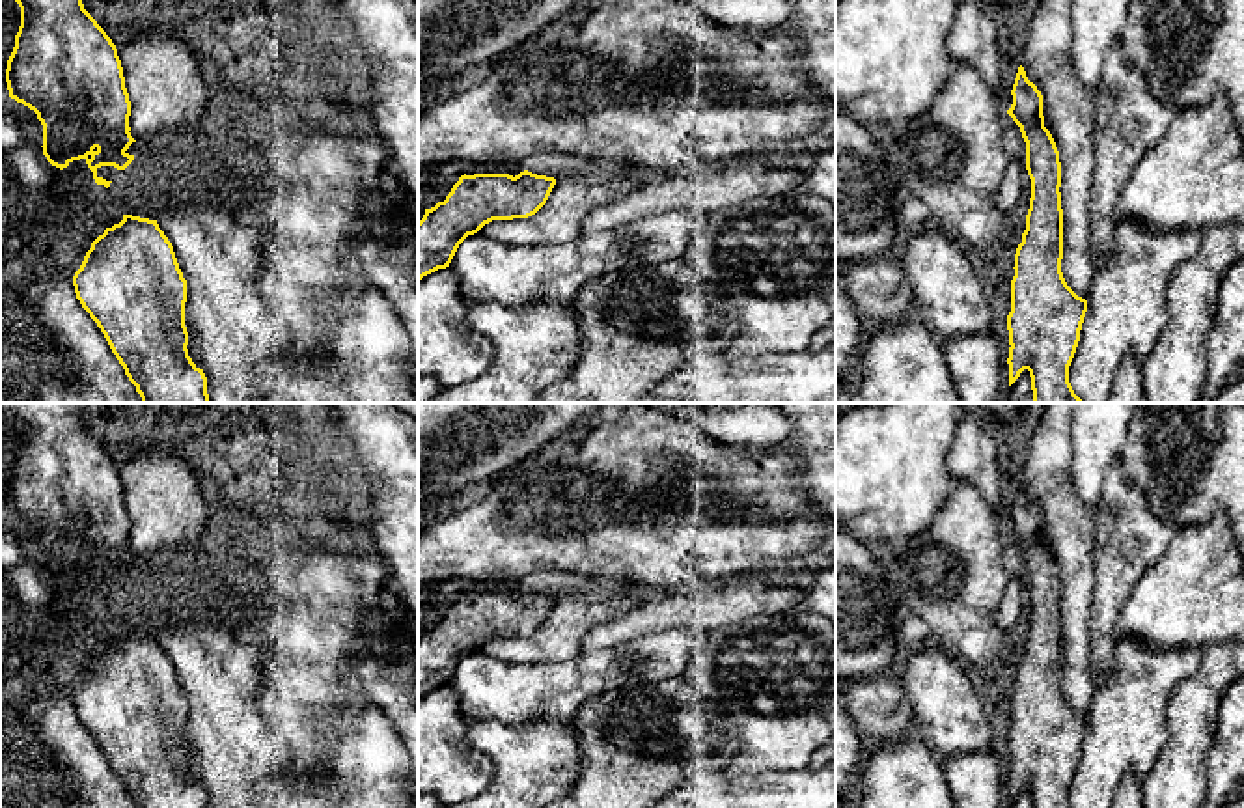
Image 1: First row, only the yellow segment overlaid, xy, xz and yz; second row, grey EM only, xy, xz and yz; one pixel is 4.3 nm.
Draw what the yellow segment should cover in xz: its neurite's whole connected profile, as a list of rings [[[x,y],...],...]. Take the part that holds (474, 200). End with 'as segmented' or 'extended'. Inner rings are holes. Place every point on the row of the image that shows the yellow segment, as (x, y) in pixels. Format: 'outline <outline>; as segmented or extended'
outline [[[528,170],[518,175],[461,175],[444,202],[418,222],[418,280],[449,267],[459,244],[492,220],[528,218],[548,200],[554,177]]]; as segmented

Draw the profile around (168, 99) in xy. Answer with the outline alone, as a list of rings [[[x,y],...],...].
[[[142,32],[119,37],[116,49],[131,101],[129,127],[142,151],[211,136],[209,91],[183,41]]]

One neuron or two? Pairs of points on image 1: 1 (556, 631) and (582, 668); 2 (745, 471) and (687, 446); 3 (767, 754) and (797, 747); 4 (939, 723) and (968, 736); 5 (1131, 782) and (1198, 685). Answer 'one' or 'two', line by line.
1: two
2: one
3: one
4: one
5: two

